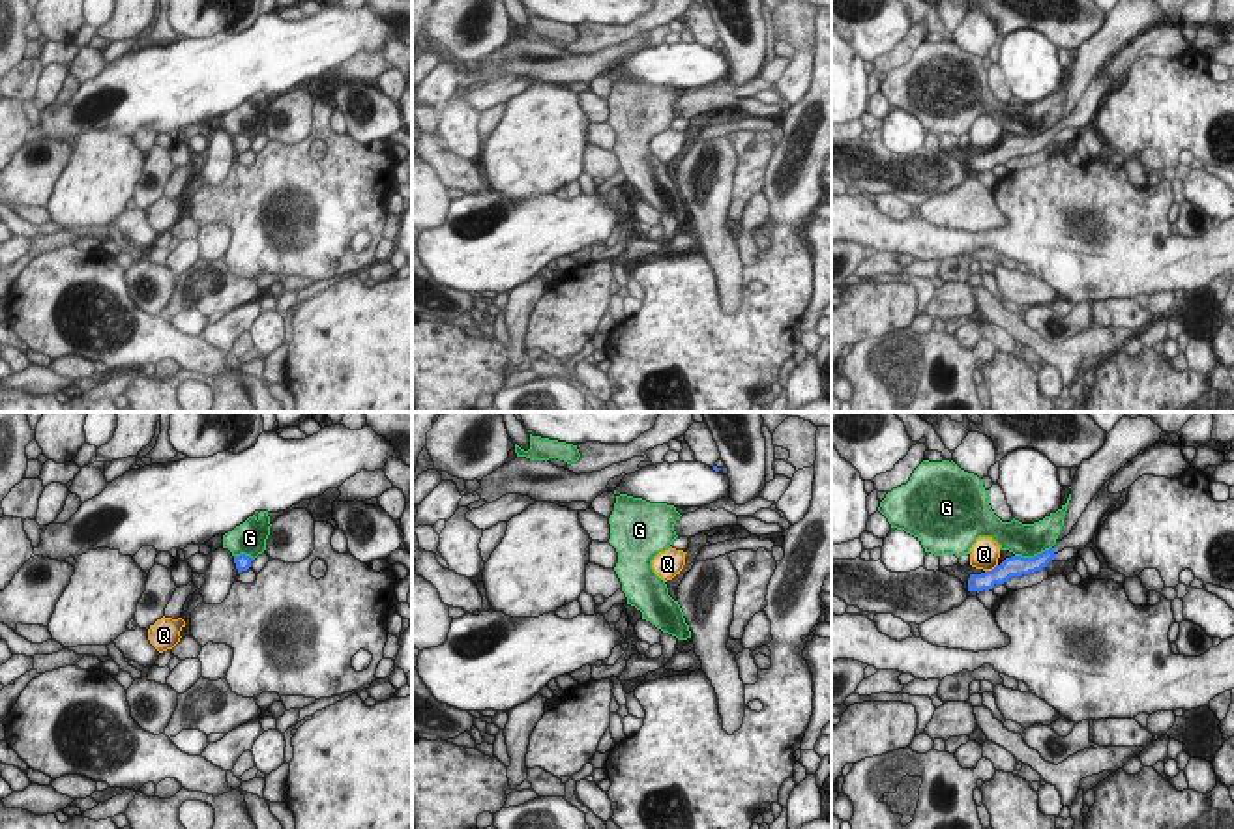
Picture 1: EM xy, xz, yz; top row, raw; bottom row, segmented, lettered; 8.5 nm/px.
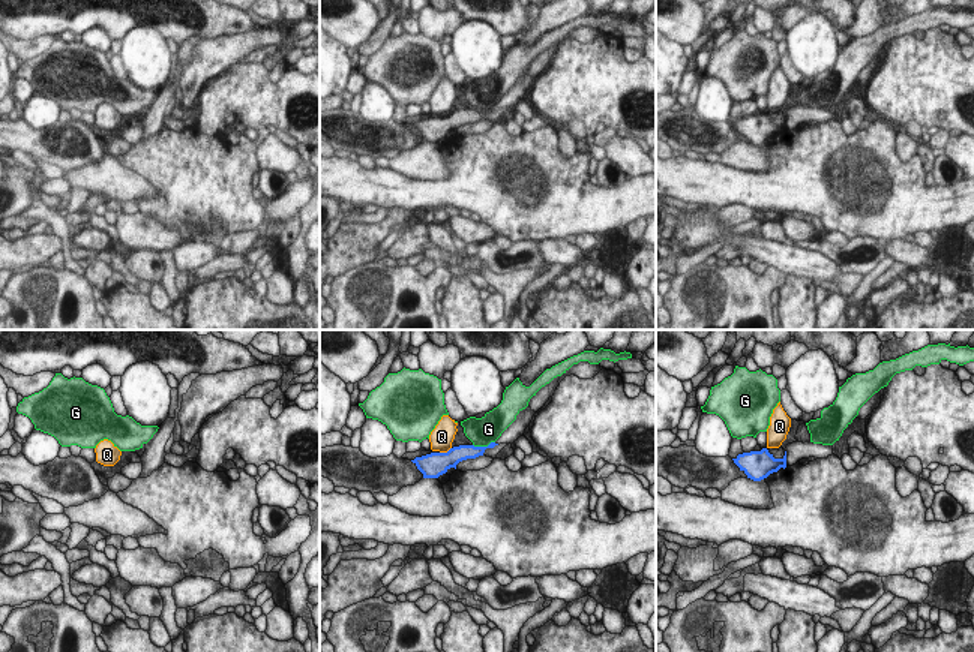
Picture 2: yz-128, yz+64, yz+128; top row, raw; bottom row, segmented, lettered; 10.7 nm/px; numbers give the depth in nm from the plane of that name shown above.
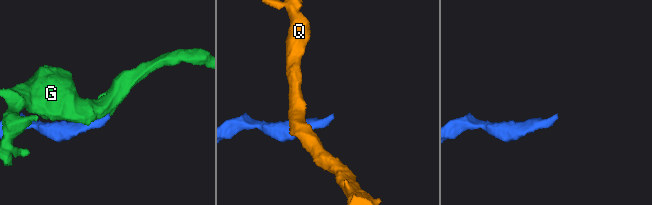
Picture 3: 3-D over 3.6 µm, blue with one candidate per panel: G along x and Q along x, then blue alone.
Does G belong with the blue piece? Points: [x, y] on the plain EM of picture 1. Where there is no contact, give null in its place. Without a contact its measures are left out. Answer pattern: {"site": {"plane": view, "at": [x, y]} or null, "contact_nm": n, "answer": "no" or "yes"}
{"site": {"plane": "yz", "at": [1034, 137]}, "contact_nm": 340, "answer": "no"}

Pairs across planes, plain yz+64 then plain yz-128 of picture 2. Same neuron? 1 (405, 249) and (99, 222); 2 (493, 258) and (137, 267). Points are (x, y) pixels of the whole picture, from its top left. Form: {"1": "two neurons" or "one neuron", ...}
{"1": "two neurons", "2": "one neuron"}

